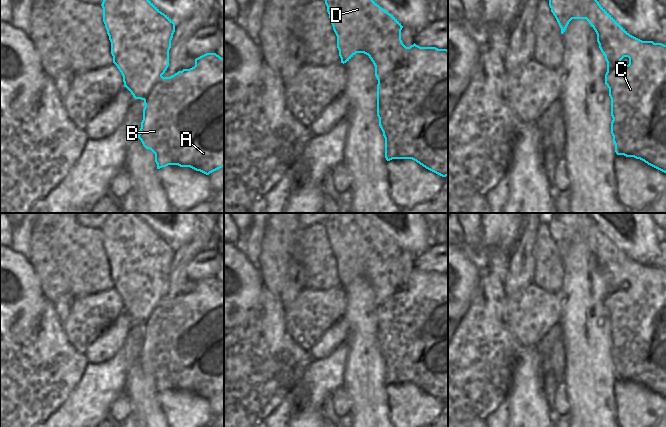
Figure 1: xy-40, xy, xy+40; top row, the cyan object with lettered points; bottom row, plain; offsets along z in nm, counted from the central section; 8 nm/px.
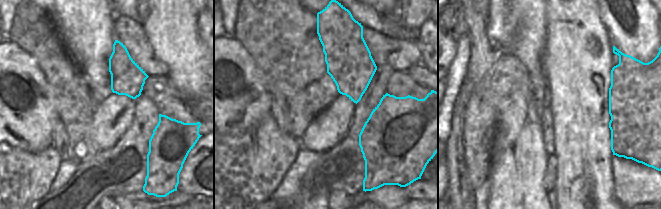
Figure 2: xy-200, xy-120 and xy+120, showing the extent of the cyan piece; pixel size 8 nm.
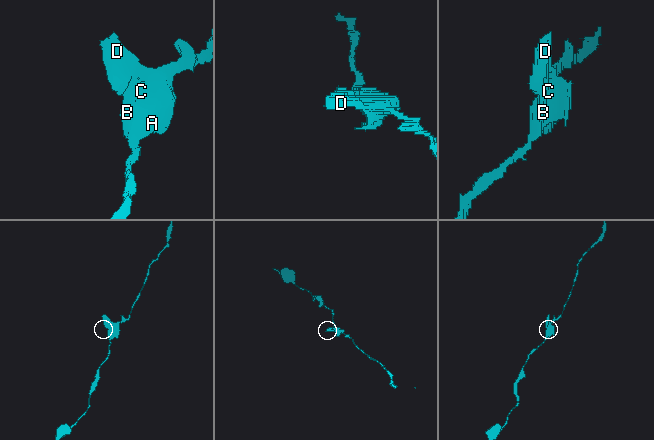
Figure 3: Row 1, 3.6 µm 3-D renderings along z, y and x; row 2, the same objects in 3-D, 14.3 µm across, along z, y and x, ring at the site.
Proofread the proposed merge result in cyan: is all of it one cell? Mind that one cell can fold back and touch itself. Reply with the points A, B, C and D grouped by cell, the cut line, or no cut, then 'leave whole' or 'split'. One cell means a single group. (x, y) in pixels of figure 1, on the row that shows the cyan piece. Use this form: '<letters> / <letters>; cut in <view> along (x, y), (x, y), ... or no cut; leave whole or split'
A B C D; no cut; leave whole

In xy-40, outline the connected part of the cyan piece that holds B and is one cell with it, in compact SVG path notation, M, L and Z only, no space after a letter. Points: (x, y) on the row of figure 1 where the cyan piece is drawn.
M103 0L103 22L111 42L113 63L135 99L144 101L143 120L138 138L155 154L157 169L168 165L190 167L206 175L224 167L224 58L206 53L195 59L195 66L163 77L169 66L169 50L175 23L149 0Z

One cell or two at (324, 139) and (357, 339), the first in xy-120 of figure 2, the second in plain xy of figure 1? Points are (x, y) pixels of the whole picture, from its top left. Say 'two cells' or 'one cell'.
two cells

